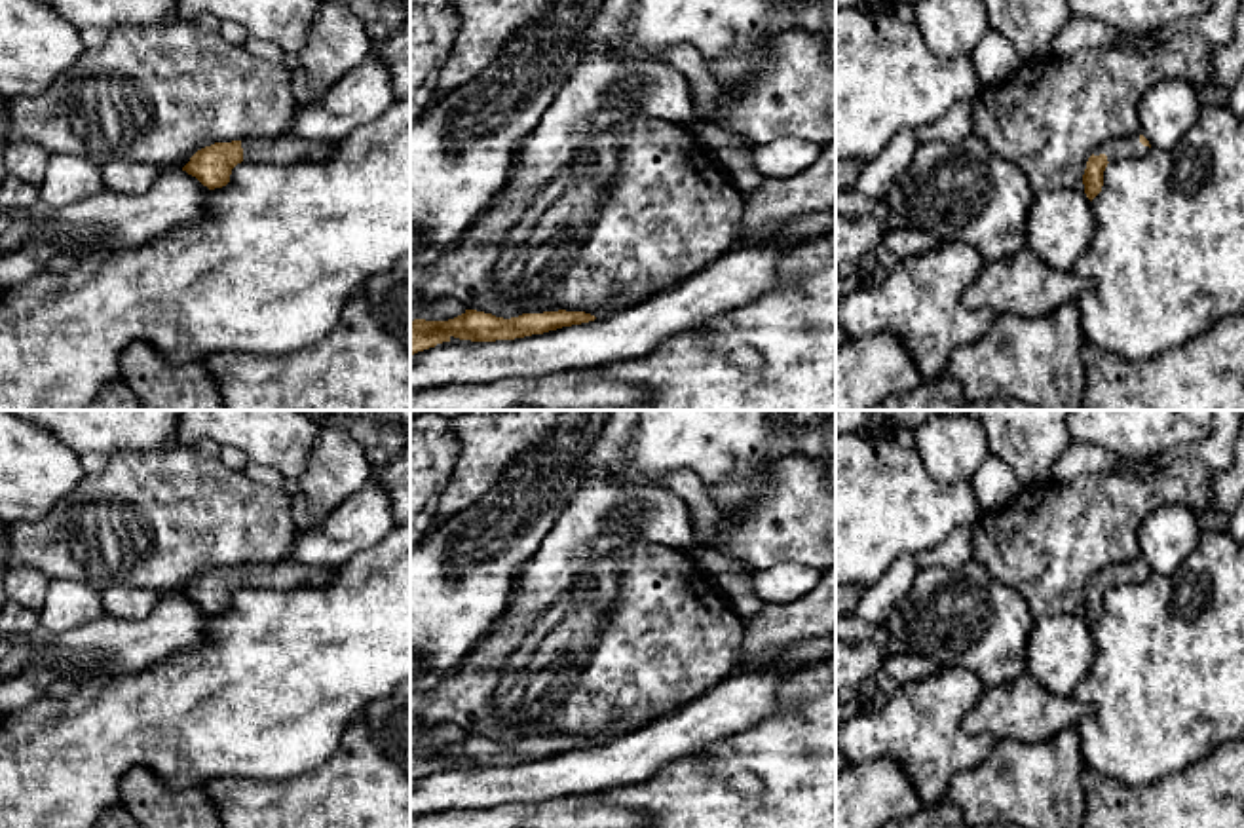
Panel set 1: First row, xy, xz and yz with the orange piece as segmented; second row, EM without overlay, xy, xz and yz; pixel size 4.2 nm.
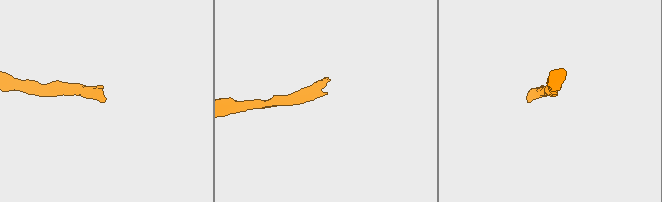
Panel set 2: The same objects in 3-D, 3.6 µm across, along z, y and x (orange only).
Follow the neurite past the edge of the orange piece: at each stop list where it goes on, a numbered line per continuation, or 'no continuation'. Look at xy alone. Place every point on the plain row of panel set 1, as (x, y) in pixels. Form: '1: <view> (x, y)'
1: xy (282, 576)

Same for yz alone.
1: yz (1127, 572)

